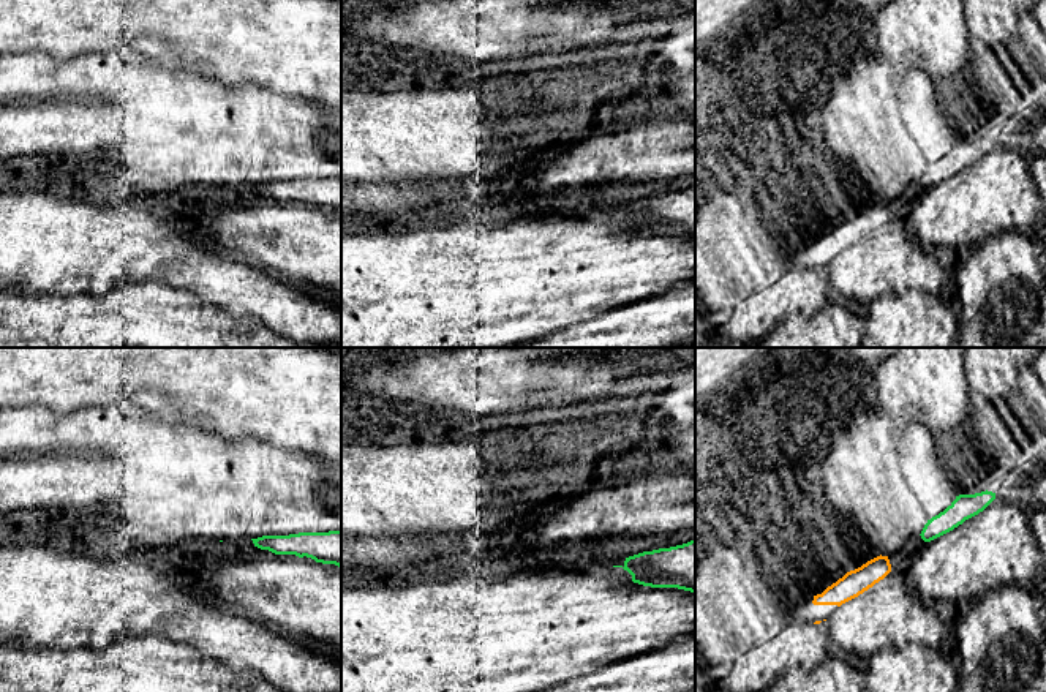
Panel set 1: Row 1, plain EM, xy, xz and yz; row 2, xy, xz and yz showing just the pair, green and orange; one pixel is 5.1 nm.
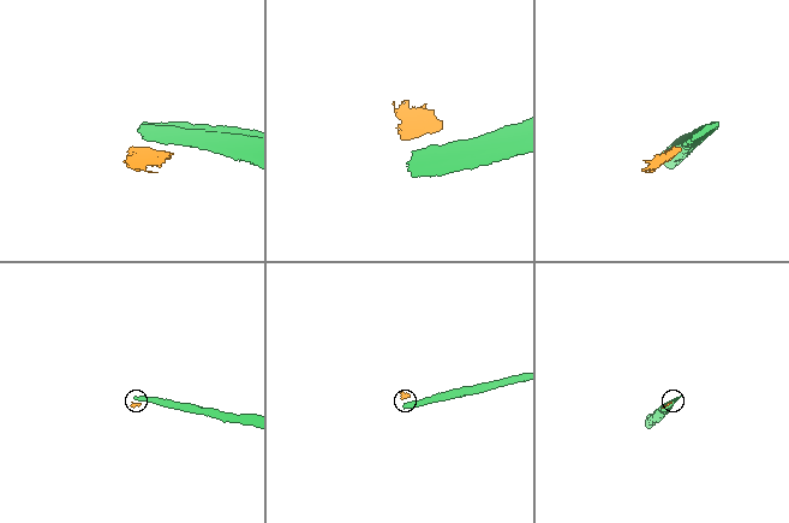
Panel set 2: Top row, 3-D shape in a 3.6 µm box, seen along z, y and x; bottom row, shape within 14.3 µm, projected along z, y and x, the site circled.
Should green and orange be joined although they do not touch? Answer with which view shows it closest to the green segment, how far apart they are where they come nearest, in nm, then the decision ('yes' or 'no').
view yz; gap 200 nm; no

